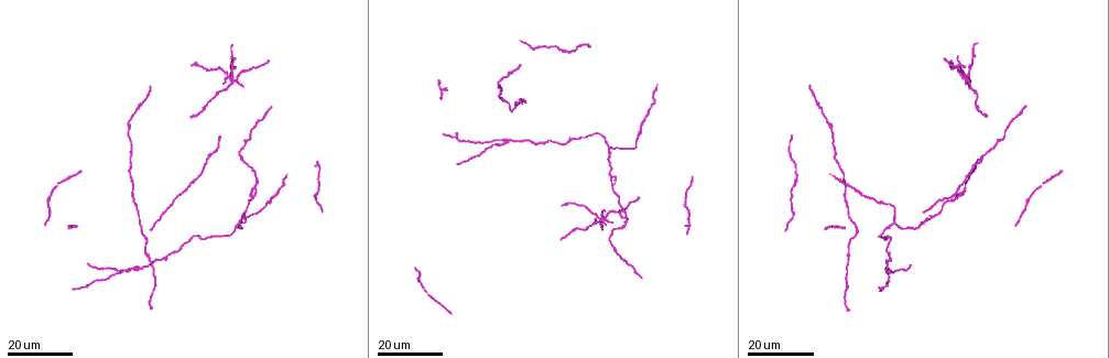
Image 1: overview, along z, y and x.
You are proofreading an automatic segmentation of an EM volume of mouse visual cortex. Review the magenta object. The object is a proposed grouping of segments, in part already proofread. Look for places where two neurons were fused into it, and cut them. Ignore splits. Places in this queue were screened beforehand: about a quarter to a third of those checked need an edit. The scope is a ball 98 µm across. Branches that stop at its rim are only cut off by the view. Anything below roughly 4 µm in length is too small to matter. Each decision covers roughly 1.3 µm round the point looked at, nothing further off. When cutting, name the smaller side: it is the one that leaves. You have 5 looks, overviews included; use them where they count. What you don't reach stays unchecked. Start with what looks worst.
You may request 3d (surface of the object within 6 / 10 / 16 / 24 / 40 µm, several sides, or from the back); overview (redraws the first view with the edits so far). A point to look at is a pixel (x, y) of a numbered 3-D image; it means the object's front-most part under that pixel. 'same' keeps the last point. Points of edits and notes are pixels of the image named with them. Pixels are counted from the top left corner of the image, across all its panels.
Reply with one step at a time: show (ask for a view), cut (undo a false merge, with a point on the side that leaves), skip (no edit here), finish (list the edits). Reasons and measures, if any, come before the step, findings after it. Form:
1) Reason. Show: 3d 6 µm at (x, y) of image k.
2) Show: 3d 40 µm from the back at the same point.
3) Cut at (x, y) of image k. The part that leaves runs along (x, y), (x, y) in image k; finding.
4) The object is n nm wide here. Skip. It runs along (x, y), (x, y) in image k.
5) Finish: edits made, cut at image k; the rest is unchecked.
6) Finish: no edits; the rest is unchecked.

Four or more arms meet. Show: 3d 24 µm at (604, 217) of image 1.

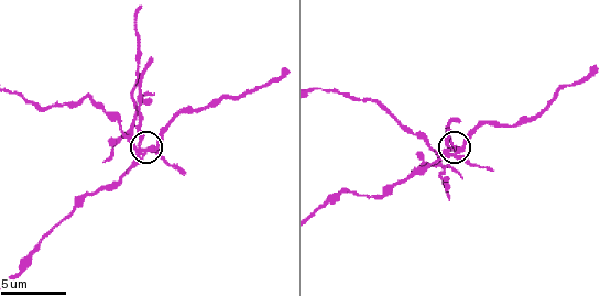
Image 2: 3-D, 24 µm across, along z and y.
Show: 3d 10 µm at (143, 148) of image 2.

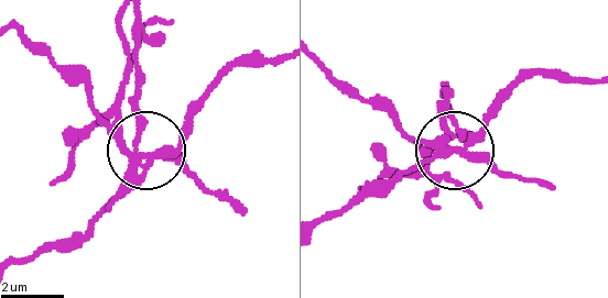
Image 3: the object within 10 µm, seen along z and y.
The object is 260 nm wide here. Cut at (108, 133) of image 3. The part that leaves runs along (131, 168), (87, 91), (15, 36) in image 3; a second neuron is stuck on.

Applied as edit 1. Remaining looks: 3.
Thin arm on a thick one. Show: 3d 24 µm at (506, 143) of image 1.

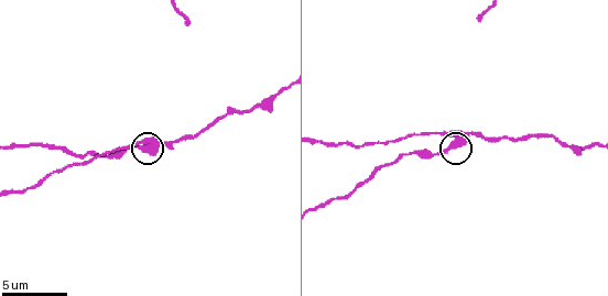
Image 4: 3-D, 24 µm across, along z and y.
Zoom in. Show: 3d 10 µm at (454, 141) of image 4.

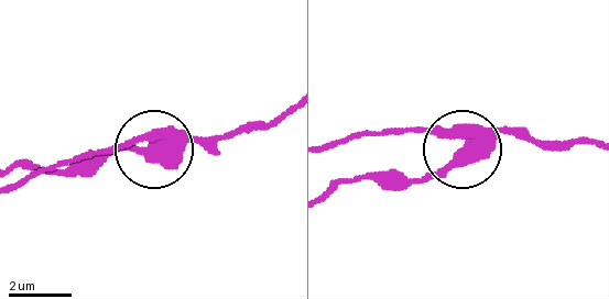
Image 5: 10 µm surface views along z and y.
The side arm is 24 µm long. Cut at (145, 153) of image 5. The part that leaves runs along (488, 140), (412, 178), (334, 181) in image 5; a second neuron is stuck on.

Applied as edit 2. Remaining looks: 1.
Finish: edits made, cut at image 3, cut at image 5; the rest is unchecked.

